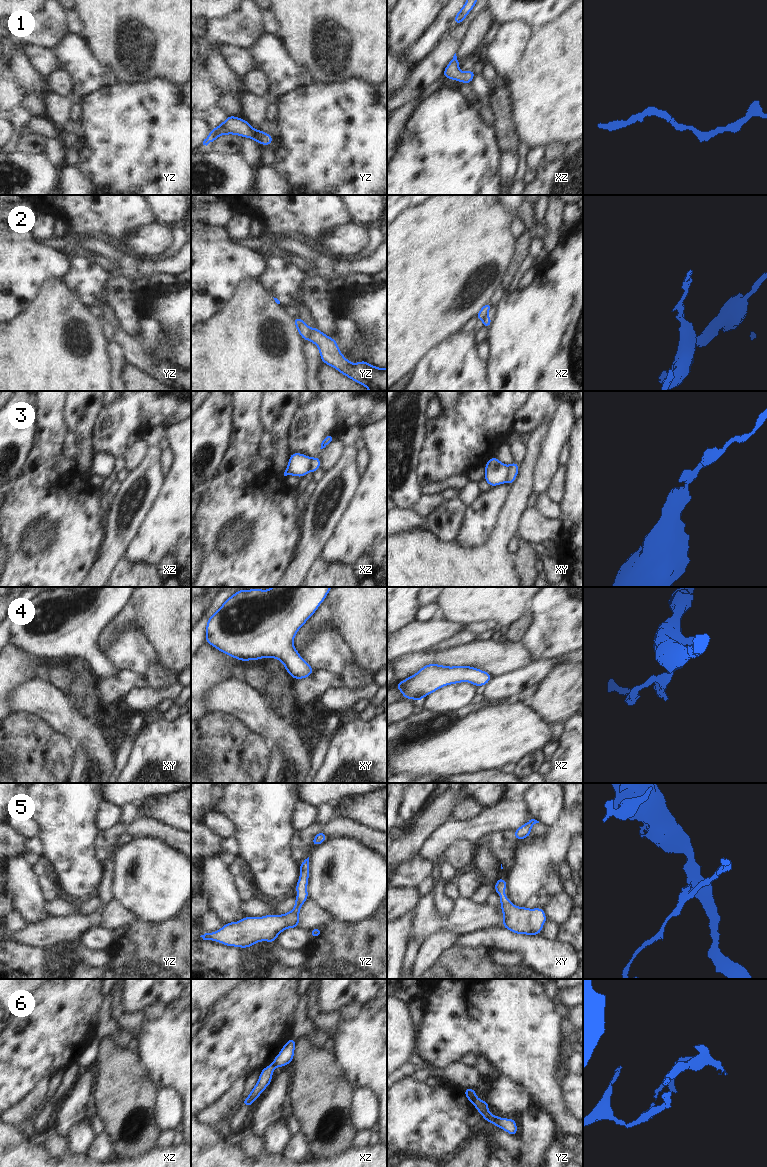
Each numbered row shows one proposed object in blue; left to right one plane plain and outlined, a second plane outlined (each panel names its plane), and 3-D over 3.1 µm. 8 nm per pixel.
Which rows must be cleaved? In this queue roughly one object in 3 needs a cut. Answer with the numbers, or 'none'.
2, 3, 6

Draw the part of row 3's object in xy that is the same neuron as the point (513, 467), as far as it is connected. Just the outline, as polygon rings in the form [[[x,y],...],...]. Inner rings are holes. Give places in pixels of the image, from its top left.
[[[512,462],[509,465],[509,473],[508,473],[508,477],[507,477],[507,483],[510,486],[514,482],[514,480],[516,479],[518,472],[519,472],[519,464]]]

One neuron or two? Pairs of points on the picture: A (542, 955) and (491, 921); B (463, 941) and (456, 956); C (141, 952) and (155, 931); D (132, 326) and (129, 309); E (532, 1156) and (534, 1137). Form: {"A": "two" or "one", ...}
{"A": "two", "B": "two", "C": "one", "D": "one", "E": "one"}

